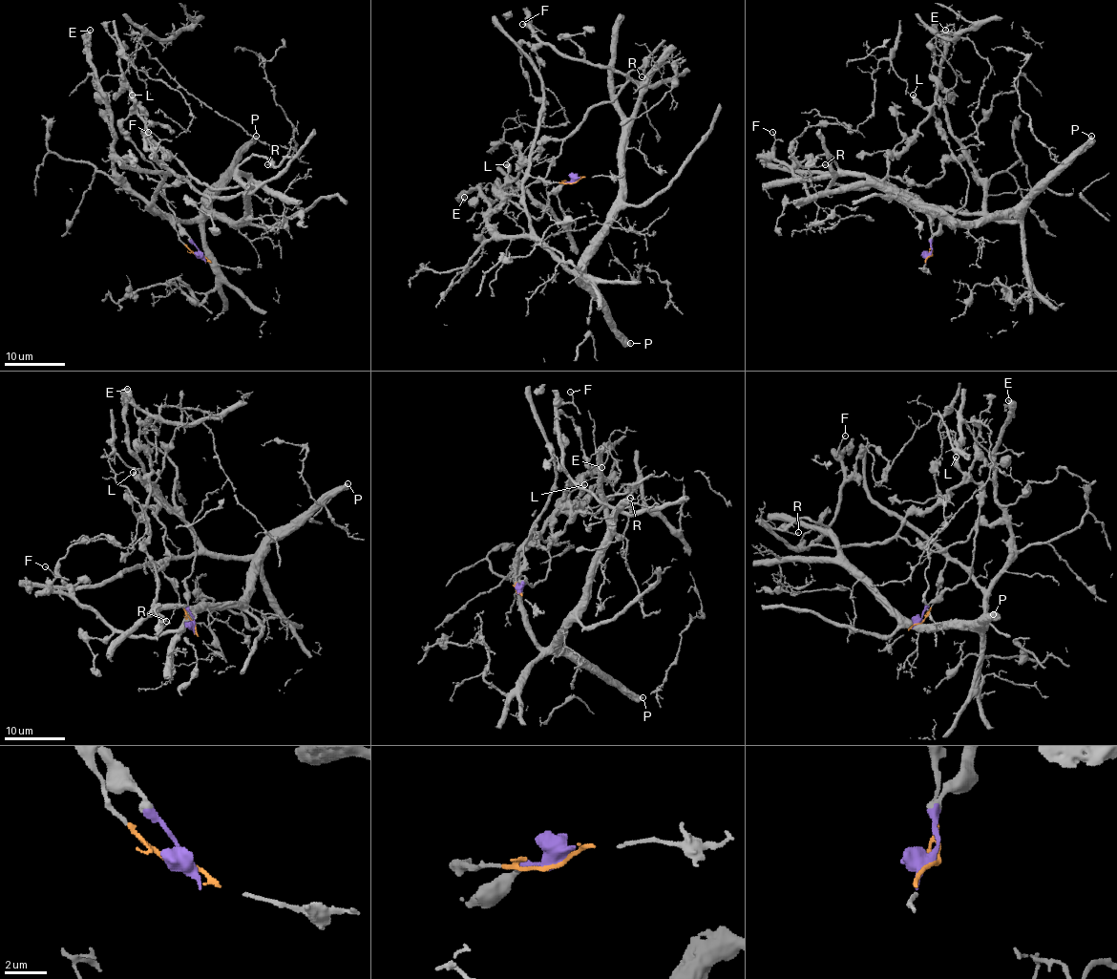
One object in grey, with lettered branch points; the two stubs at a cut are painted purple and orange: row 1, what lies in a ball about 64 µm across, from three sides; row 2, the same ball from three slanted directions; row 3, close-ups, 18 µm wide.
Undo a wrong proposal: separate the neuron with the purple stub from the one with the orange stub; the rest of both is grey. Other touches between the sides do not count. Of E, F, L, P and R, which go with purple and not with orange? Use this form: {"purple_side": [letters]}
{"purple_side": ["F", "L"]}

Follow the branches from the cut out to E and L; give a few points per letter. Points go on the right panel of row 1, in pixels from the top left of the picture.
E: (930, 256), (931, 218), (925, 206), (980, 212), (983, 181), (954, 135), (937, 93), (944, 30)
L: (930, 256), (933, 235), (966, 202), (969, 178), (954, 158), (940, 126), (913, 95)

